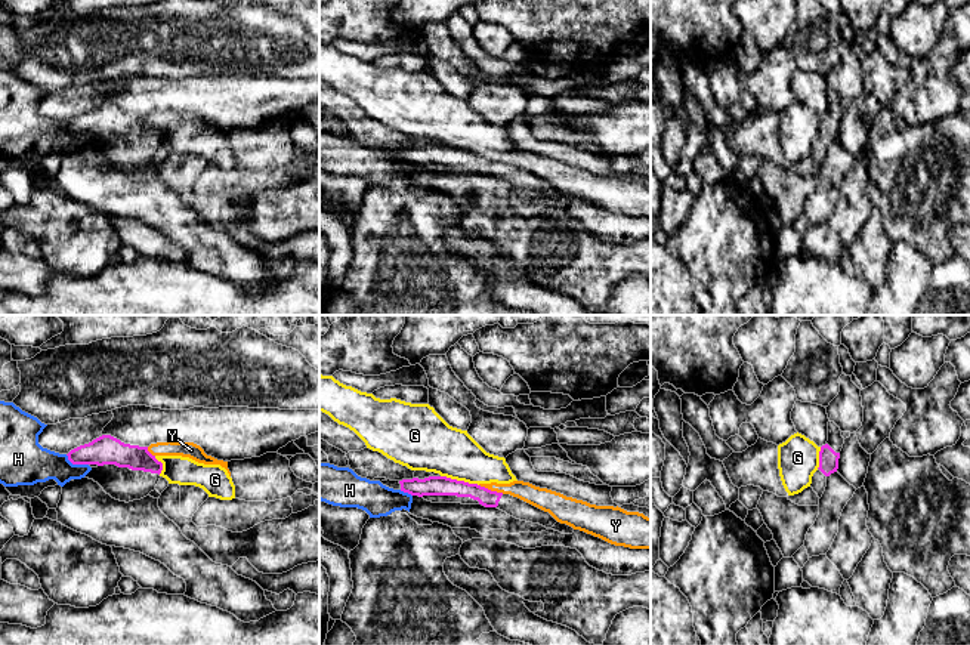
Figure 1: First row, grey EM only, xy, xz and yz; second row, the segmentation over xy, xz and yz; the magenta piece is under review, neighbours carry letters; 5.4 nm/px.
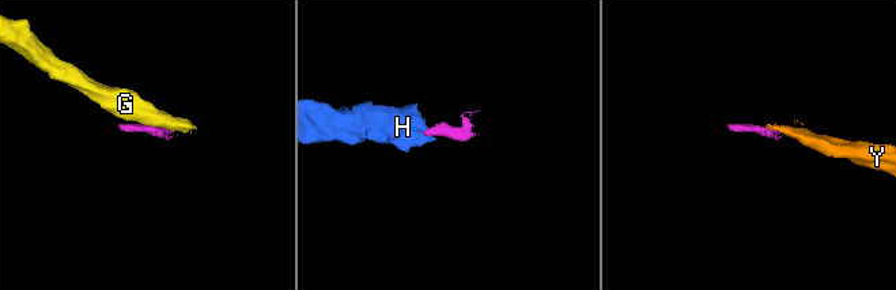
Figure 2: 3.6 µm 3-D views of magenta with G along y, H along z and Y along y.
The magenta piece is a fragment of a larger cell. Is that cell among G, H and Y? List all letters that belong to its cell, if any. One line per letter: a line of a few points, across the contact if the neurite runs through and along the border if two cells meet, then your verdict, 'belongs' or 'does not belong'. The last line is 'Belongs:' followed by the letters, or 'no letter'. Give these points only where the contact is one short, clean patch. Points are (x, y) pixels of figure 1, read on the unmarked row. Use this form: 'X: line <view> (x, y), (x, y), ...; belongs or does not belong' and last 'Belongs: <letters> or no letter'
G: line xz (441, 144), (478, 154); does not belong
H: line xy (65, 123), (73, 132), (87, 133); does not belong
Y: line xz (479, 153), (503, 161); does not belong
Belongs: no letter

